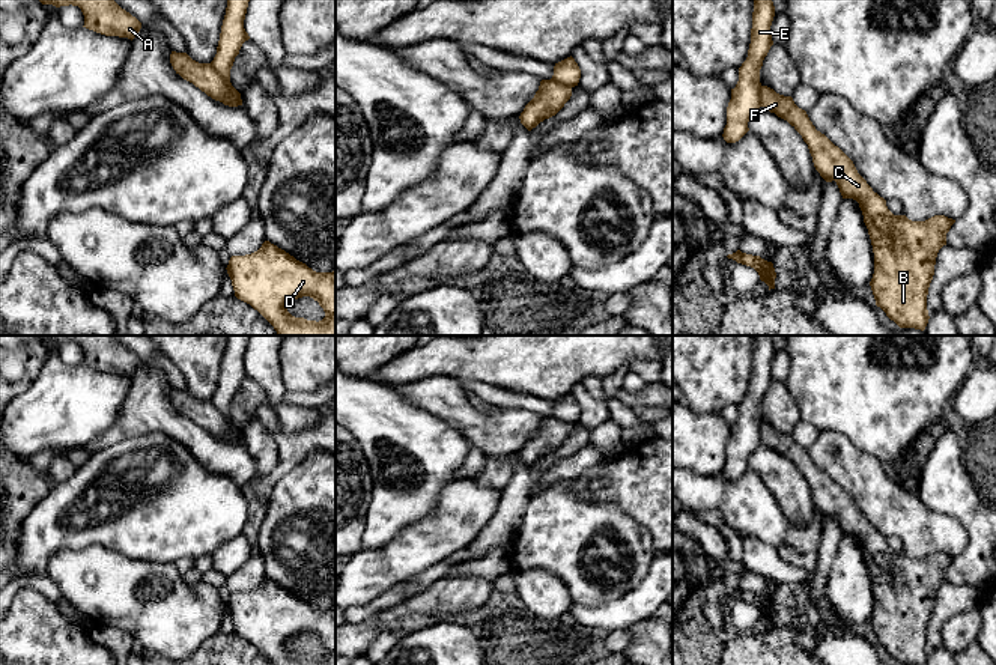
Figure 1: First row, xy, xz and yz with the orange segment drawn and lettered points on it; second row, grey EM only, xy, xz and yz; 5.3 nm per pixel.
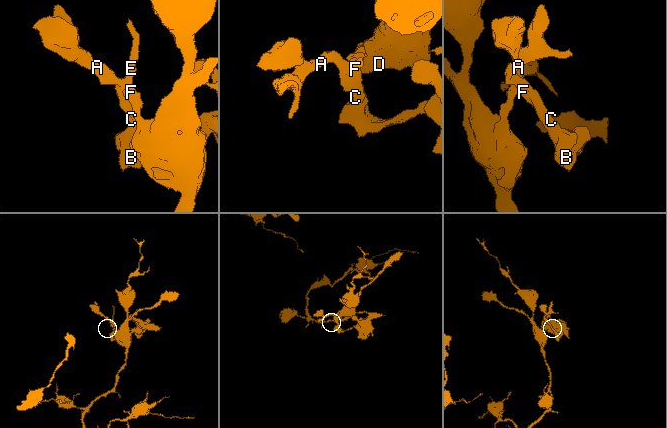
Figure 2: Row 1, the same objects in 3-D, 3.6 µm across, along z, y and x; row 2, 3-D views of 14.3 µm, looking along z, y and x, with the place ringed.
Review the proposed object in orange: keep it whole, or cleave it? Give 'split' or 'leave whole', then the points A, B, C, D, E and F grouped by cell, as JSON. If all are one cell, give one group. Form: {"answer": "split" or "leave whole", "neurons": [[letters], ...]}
{"answer": "split", "neurons": [["A", "B", "C", "F"], ["D", "E"]]}

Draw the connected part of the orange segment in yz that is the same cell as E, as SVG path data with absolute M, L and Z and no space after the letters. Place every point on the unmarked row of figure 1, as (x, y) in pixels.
M754 336L751 381L748 394L739 405L739 418L731 426L731 436L727 444L727 462L724 477L739 478L748 468L748 459L761 444L760 441L760 406L763 397L773 382L770 363L775 354L772 336Z

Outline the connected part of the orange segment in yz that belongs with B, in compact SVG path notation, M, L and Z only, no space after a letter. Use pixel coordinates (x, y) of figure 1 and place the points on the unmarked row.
M761 423L760 441L802 472L820 513L826 519L835 518L843 536L859 540L874 590L870 623L876 642L900 665L925 665L936 594L946 582L946 570L955 557L934 552L925 558L912 558L906 552L894 552L886 537L858 510L853 498L815 466L791 433Z

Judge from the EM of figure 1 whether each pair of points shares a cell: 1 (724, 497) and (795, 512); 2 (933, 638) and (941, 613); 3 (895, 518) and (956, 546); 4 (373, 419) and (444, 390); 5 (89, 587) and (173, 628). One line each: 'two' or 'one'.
1: two
2: one
3: one
4: two
5: one

